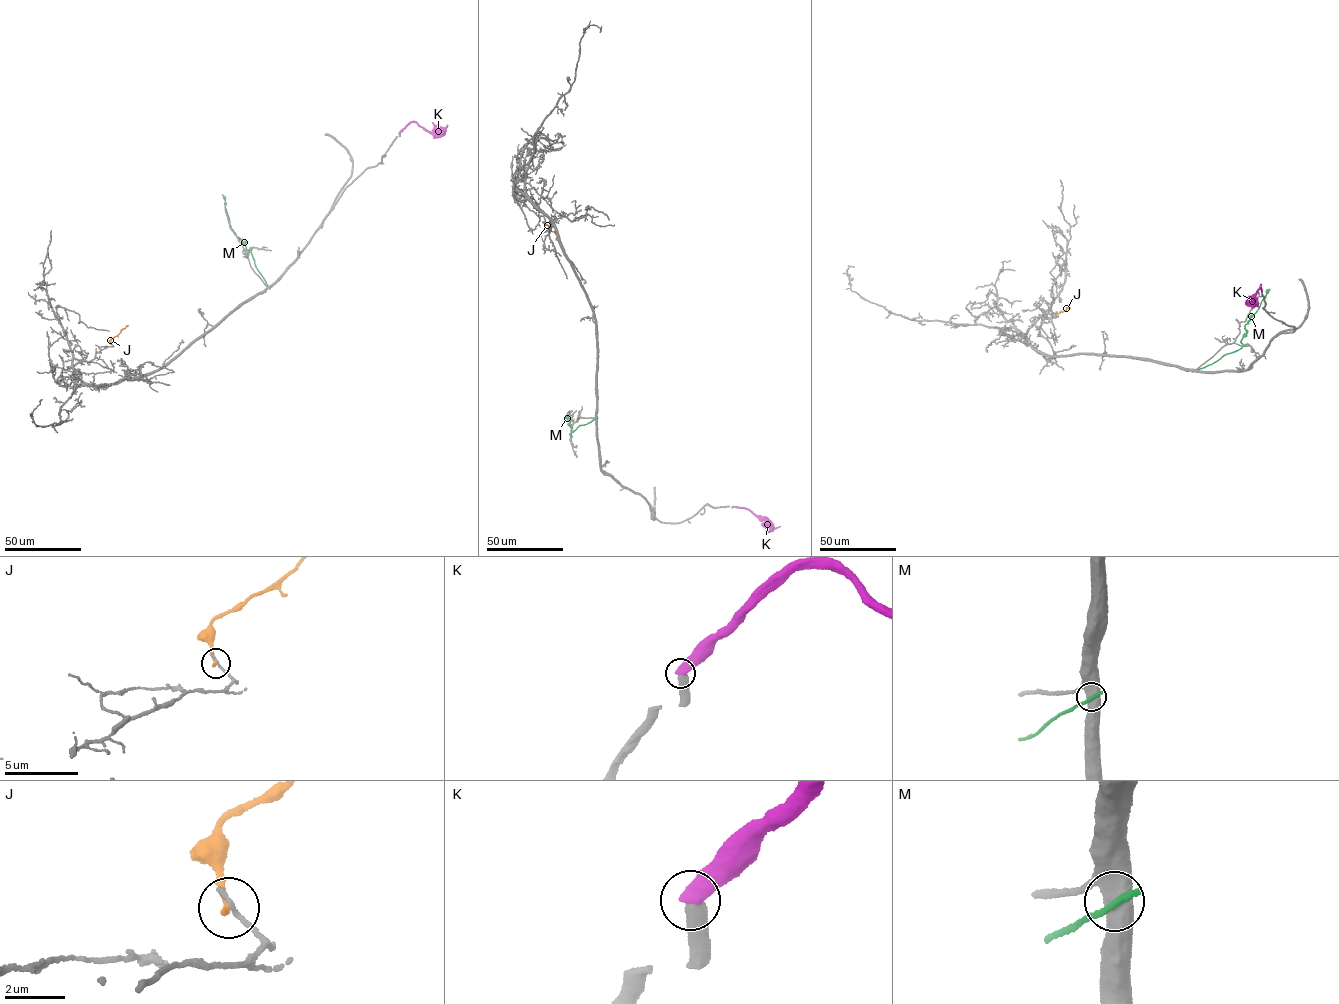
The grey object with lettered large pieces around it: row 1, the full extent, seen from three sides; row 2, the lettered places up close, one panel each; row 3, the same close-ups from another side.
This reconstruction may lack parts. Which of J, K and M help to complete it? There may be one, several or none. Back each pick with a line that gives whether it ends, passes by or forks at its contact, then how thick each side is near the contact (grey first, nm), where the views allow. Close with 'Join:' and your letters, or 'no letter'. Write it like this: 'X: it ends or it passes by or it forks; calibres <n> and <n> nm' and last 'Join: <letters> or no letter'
Join: no letter

